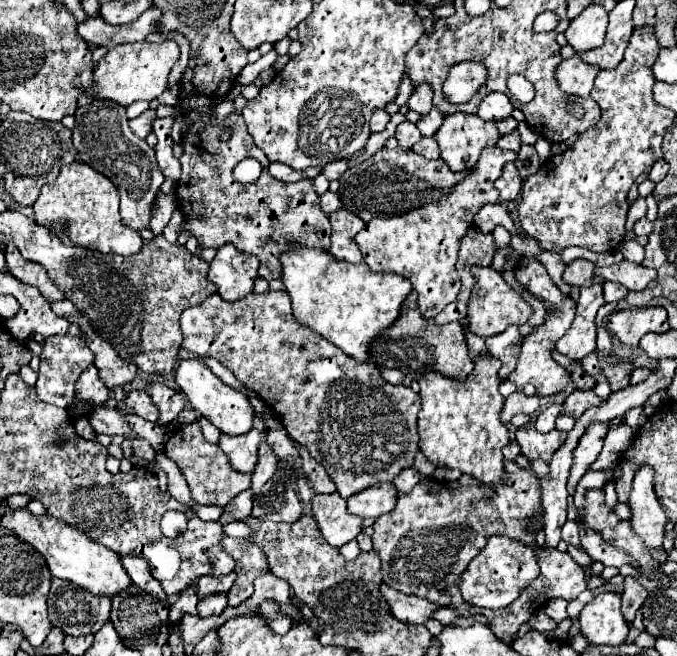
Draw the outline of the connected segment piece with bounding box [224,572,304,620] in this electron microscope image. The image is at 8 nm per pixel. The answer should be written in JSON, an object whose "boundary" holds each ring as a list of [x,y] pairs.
{"boundary":[[[266,572],[264,576],[260,576],[256,582],[254,582],[254,594],[242,602],[240,606],[228,606],[224,610],[224,616],[230,618],[230,616],[238,616],[238,614],[244,614],[244,612],[258,612],[258,606],[262,600],[266,598],[272,598],[280,604],[282,612],[288,614],[292,620],[304,620],[302,616],[298,616],[298,610],[294,606],[288,604],[288,596],[290,596],[290,586],[286,580],[274,576],[272,572]]]}

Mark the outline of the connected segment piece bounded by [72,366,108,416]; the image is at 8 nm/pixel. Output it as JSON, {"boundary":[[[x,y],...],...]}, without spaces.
{"boundary":[[[88,366],[88,368],[80,374],[80,378],[78,378],[78,382],[76,382],[76,394],[78,394],[80,404],[72,406],[72,412],[78,414],[78,416],[86,414],[86,410],[88,410],[90,404],[102,404],[102,402],[106,402],[106,398],[108,398],[108,388],[106,388],[104,382],[100,380],[96,366]]]}

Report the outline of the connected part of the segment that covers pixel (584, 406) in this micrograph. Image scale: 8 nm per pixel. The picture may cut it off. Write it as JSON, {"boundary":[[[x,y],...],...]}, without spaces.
{"boundary":[[[574,390],[562,404],[562,414],[572,416],[572,418],[580,418],[584,414],[584,410],[588,410],[590,406],[600,404],[602,400],[592,392],[592,390]]]}

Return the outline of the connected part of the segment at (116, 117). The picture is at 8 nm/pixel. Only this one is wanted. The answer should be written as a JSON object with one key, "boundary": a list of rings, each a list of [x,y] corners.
{"boundary":[[[92,100],[90,104],[80,106],[74,118],[76,126],[72,128],[72,140],[74,148],[78,150],[78,158],[114,182],[120,192],[120,216],[124,224],[134,230],[146,228],[152,200],[164,182],[164,174],[158,170],[154,150],[146,144],[146,140],[138,138],[130,130],[126,108],[114,104],[112,100]]]}

